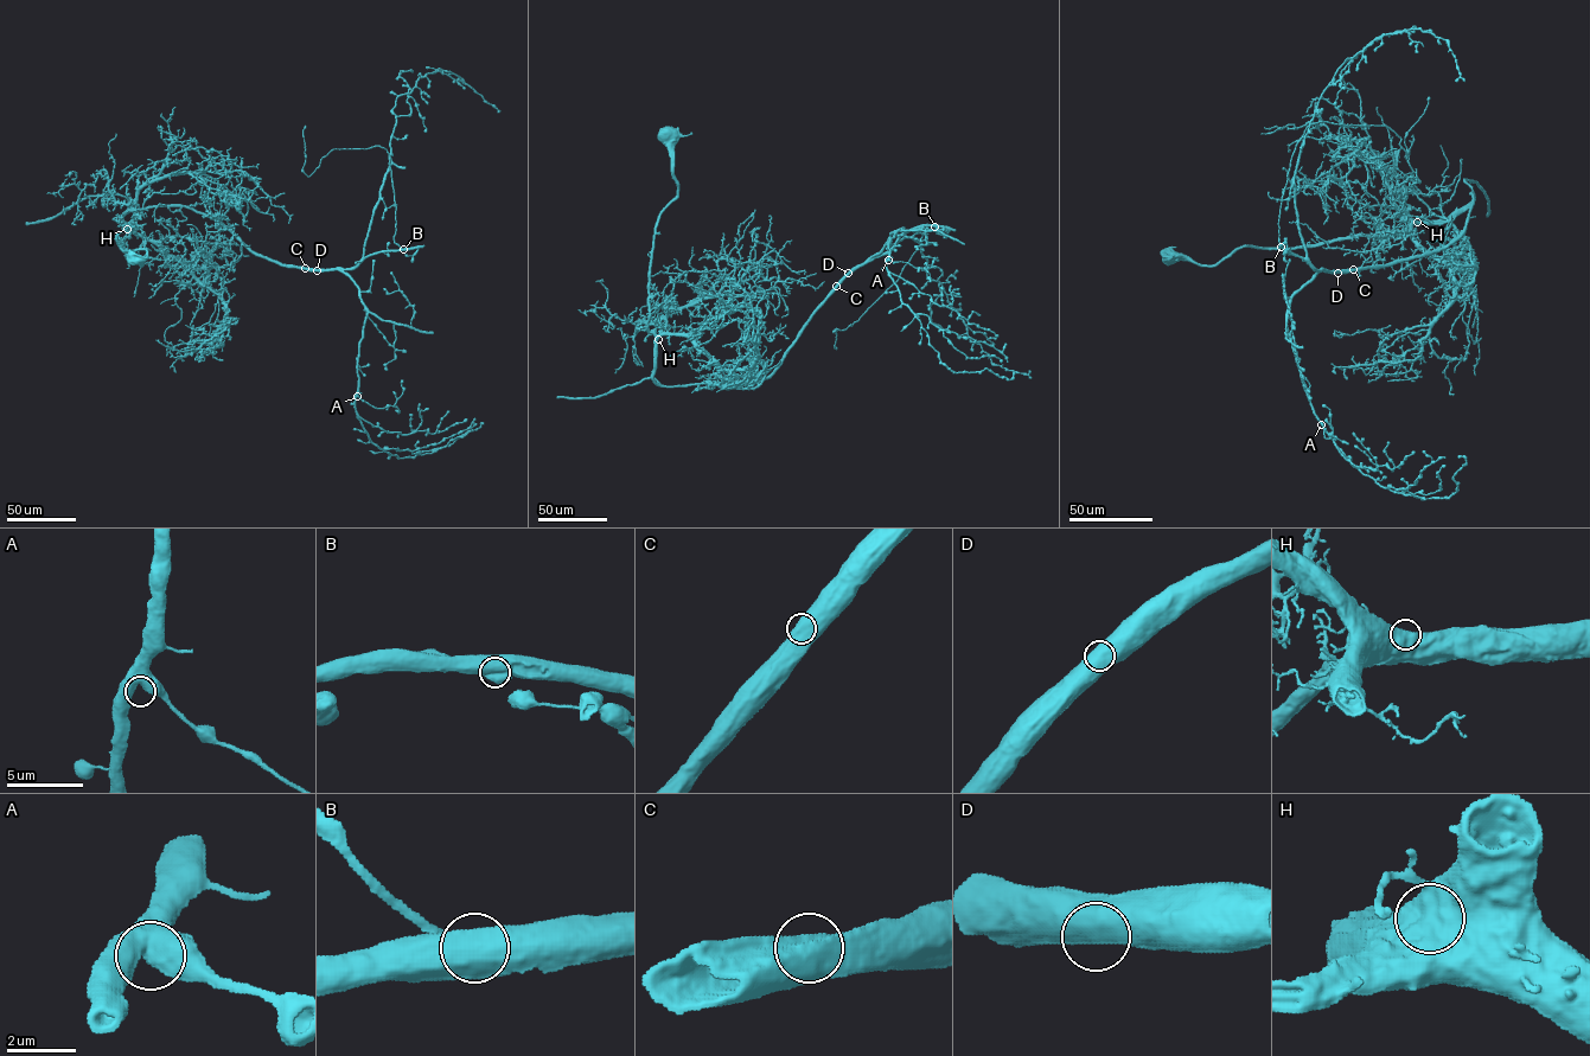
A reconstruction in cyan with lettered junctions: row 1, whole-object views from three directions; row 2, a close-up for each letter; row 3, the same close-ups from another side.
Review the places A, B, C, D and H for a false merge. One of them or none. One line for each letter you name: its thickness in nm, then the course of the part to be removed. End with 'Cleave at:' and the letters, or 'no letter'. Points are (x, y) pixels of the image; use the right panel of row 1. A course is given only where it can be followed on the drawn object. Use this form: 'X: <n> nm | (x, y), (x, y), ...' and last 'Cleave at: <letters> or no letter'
B: 1050 nm | (1281, 247), (1283, 189), (1307, 127), (1322, 121), (1386, 126), (1400, 139), (1406, 158), (1405, 134), (1429, 97)
Cleave at: B

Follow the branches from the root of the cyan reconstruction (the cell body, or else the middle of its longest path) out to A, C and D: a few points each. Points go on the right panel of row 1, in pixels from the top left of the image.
A: (1169, 258), (1392, 237), (1474, 196), (1442, 248), (1320, 270), (1292, 296), (1321, 424)
C: (1169, 258), (1217, 264), (1244, 247), (1392, 237), (1450, 219), (1474, 196), (1466, 228), (1447, 244), (1353, 269)
D: (1169, 258), (1217, 264), (1244, 247), (1392, 237), (1450, 219), (1474, 196), (1466, 228), (1442, 248), (1338, 273)

